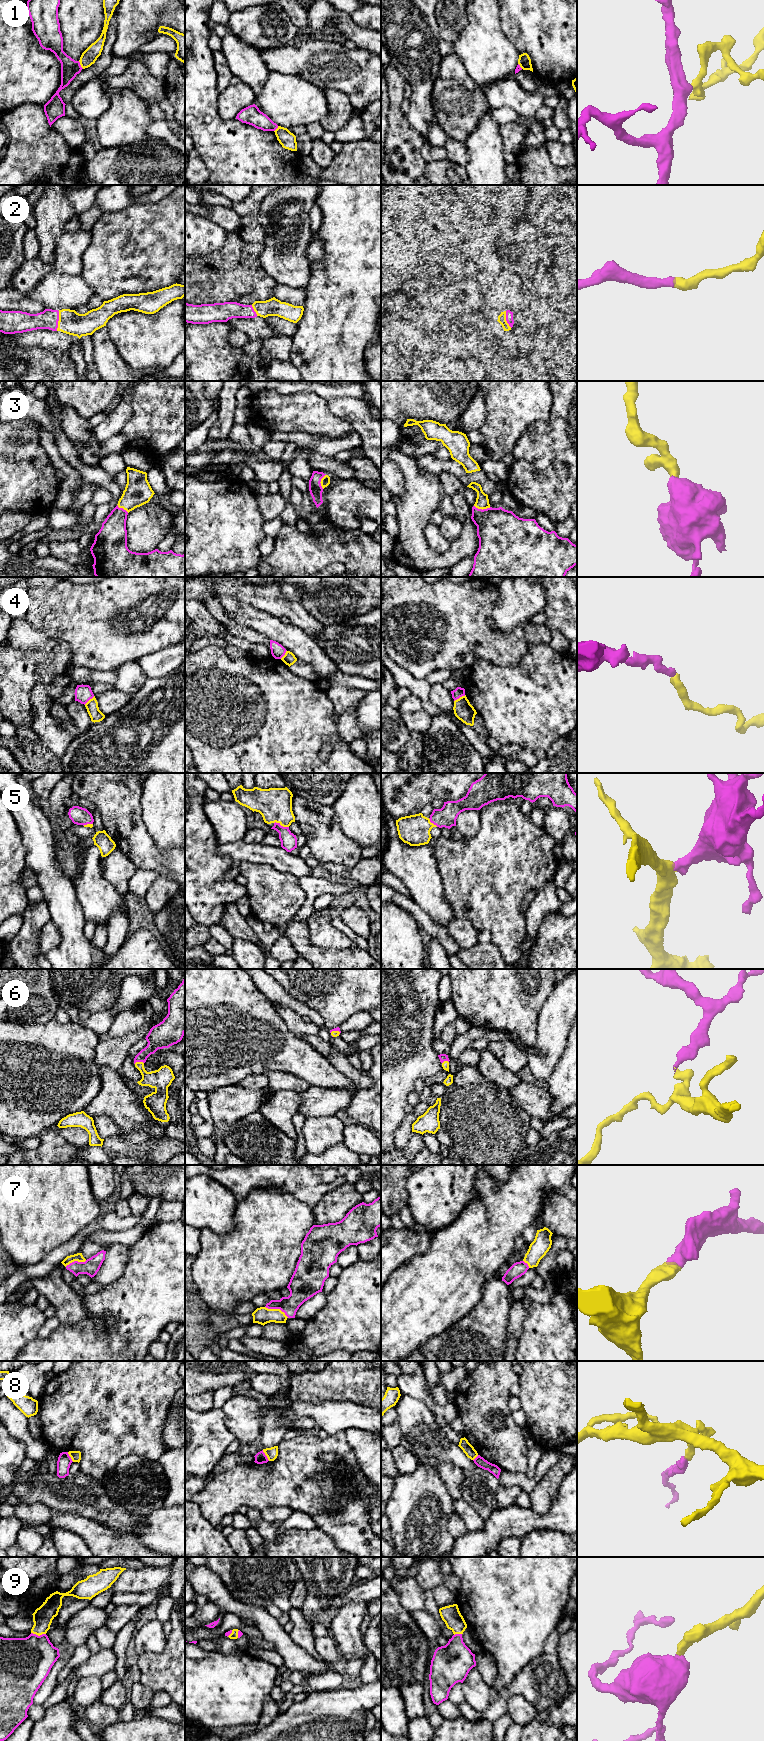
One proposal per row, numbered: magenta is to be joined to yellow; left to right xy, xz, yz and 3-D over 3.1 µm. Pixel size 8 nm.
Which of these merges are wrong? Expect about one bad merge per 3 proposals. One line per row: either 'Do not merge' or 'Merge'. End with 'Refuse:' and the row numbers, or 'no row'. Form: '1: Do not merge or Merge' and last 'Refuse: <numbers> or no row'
1: Do not merge
2: Merge
3: Merge
4: Do not merge
5: Merge
6: Merge
7: Merge
8: Do not merge
9: Merge
Refuse: 1, 4, 8

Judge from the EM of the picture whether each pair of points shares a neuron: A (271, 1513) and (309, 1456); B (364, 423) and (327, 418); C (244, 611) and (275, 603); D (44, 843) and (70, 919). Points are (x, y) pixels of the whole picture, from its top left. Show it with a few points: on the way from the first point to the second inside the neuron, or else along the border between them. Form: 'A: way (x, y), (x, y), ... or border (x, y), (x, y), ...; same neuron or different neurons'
A: border (260, 1509), (288, 1507), (292, 1511); different neurons
B: border (329, 408), (334, 414), (345, 418), (354, 430); different neurons
C: border (240, 601), (247, 602), (279, 617); different neurons
D: way (45, 862), (51, 878), (58, 888), (61, 900); same neuron

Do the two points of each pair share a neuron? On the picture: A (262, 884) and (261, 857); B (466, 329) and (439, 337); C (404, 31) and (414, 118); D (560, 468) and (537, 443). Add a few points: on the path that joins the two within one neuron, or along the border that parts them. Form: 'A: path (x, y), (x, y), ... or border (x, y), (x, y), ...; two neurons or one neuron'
A: border (240, 862), (268, 863), (283, 872); two neurons
B: border (439, 325), (446, 330), (455, 332); two neurons
C: path (415, 53), (419, 62), (419, 96); one neuron
D: border (557, 461), (554, 470), (561, 479), (565, 479); two neurons

